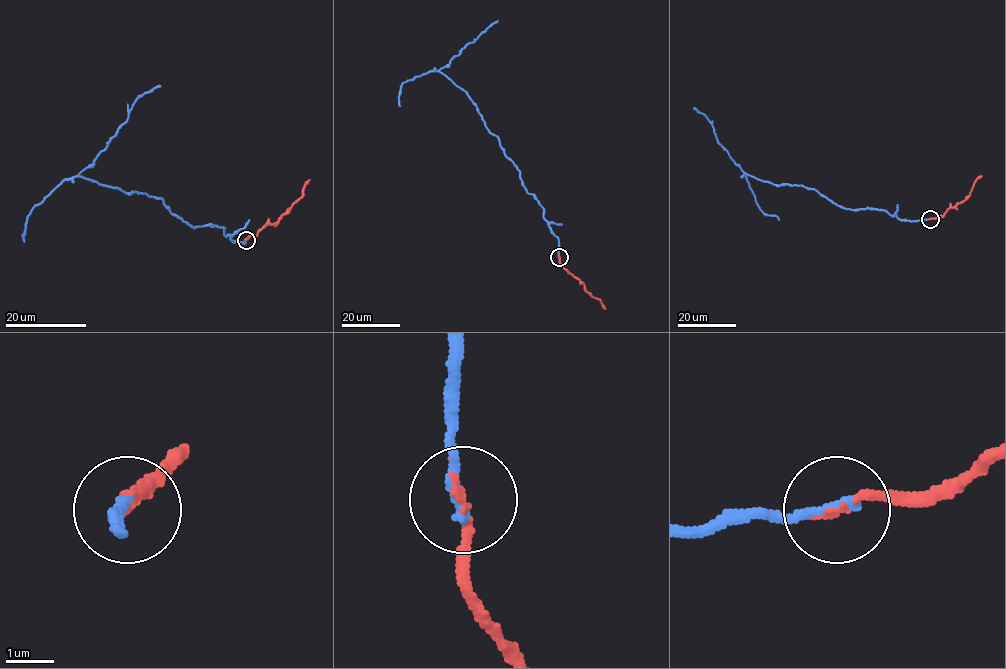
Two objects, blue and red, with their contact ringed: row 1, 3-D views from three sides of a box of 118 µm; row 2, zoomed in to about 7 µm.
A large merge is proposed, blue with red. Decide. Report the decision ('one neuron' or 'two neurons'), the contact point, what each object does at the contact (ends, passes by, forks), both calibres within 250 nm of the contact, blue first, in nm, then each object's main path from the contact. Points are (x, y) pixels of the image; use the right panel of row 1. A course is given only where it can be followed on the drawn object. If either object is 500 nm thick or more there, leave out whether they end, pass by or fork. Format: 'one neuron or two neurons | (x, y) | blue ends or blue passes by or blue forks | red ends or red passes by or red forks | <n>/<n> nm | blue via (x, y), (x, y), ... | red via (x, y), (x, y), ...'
one neuron | (930, 219) | blue ends | red ends | 280/170 nm | blue via (929, 219), (902, 220), (880, 209), (845, 209), (814, 189), (756, 179), (736, 165), (708, 118), (693, 108) | red via (929, 219), (943, 215), (950, 207), (961, 203), (981, 175)

